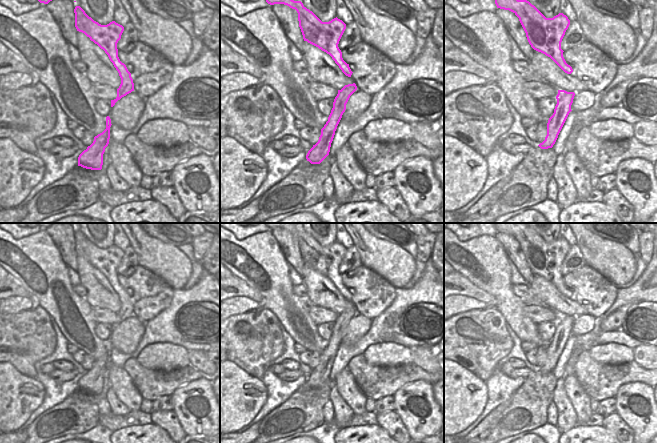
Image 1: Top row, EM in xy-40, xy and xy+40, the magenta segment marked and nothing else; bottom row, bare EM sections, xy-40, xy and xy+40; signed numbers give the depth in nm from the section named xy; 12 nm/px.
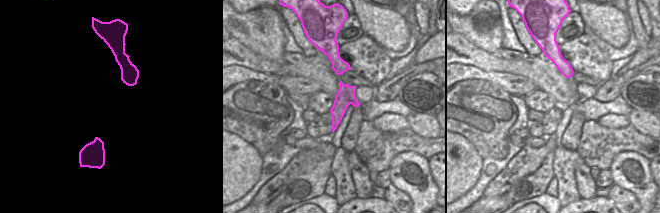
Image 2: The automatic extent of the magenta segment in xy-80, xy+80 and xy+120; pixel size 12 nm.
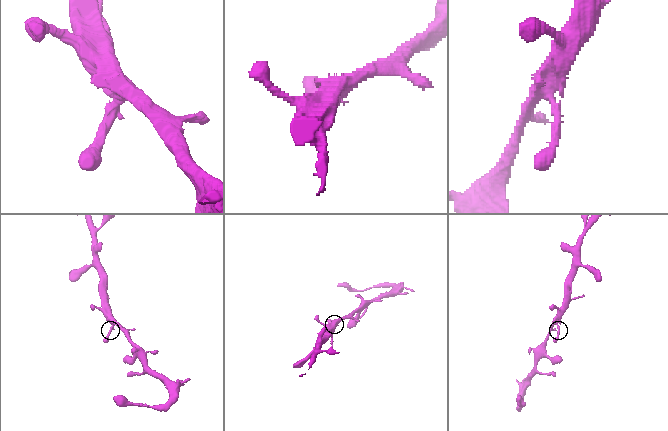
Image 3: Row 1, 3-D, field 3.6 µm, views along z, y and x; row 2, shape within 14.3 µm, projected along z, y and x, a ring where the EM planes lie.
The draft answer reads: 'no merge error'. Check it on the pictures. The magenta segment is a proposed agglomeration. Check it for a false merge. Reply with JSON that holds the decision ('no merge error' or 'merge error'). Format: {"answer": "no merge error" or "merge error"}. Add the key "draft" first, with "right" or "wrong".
{"draft": "right", "answer": "no merge error"}

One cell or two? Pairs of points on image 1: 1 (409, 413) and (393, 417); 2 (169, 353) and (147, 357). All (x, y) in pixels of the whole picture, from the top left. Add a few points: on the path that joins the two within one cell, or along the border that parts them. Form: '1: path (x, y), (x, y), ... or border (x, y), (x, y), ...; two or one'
1: border (393, 410), (398, 414), (408, 432); two
2: path (164, 356), (152, 357); one

